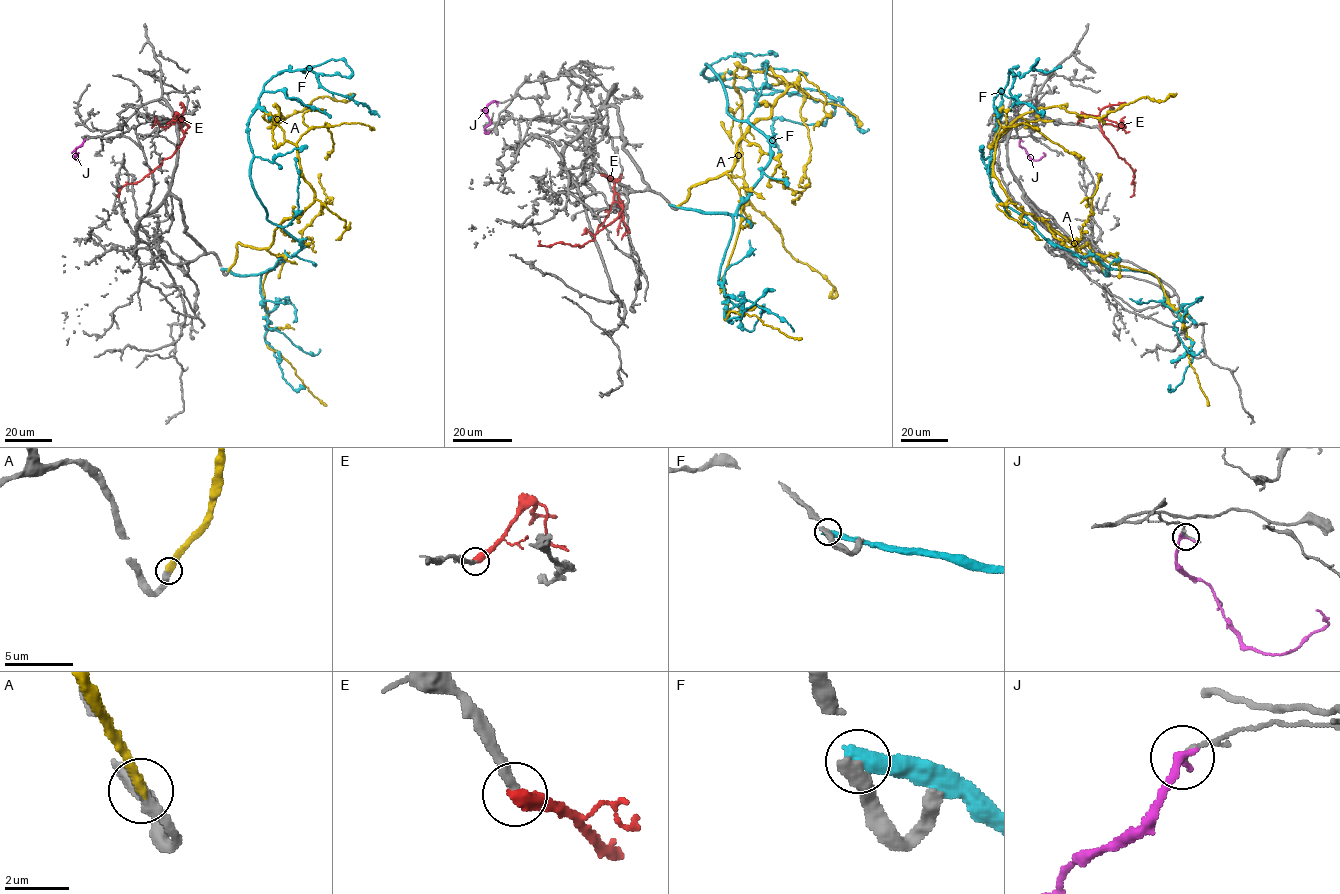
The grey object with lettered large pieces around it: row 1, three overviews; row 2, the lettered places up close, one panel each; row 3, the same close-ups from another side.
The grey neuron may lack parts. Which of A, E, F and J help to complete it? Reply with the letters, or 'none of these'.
A, E

